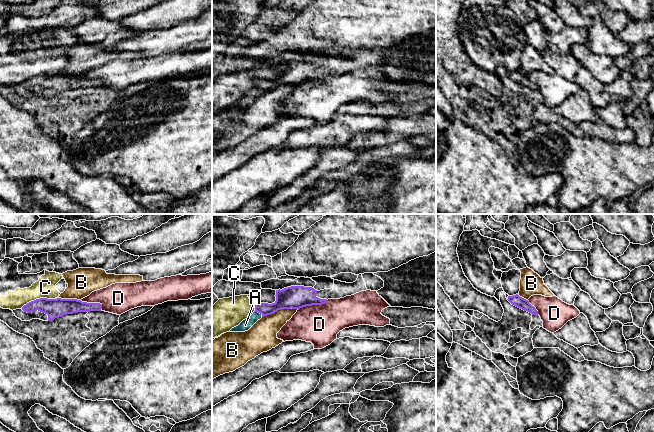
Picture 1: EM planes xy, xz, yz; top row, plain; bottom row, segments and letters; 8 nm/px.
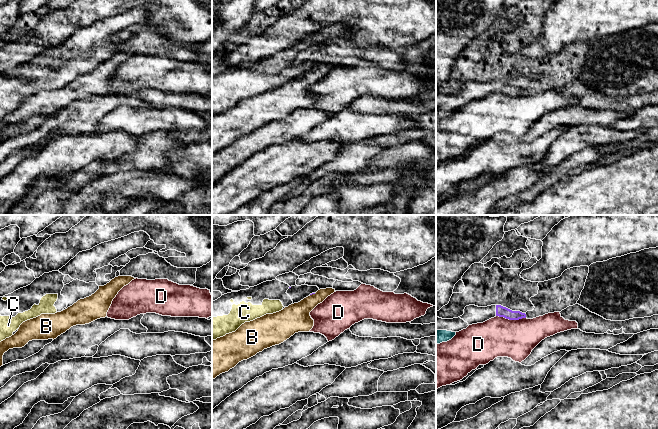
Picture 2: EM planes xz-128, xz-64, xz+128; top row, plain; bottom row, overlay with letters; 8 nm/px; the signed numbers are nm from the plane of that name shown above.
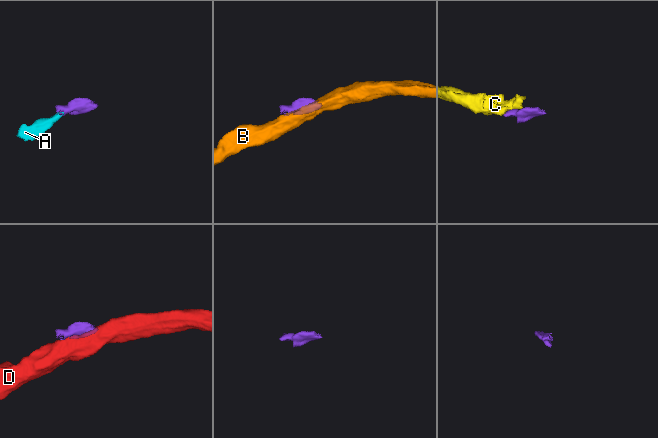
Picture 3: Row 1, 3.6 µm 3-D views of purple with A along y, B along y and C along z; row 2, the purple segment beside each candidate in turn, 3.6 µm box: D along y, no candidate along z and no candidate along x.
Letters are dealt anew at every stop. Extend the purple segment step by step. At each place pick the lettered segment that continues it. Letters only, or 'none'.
A

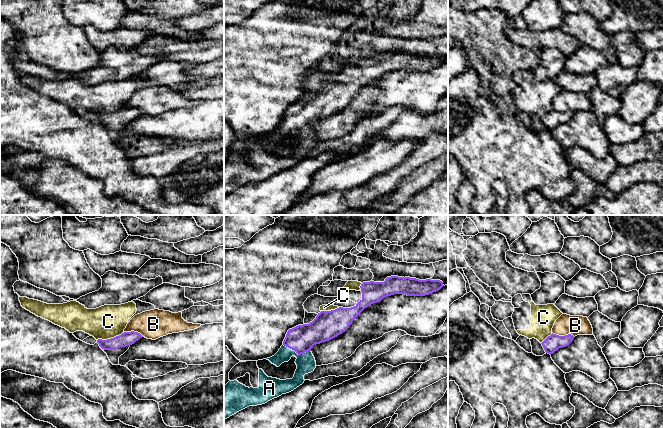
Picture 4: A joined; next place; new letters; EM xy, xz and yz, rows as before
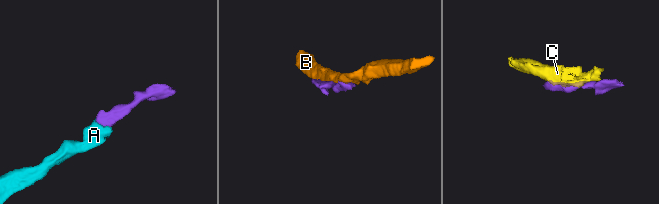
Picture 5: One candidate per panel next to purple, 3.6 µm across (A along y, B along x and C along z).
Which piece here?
A

